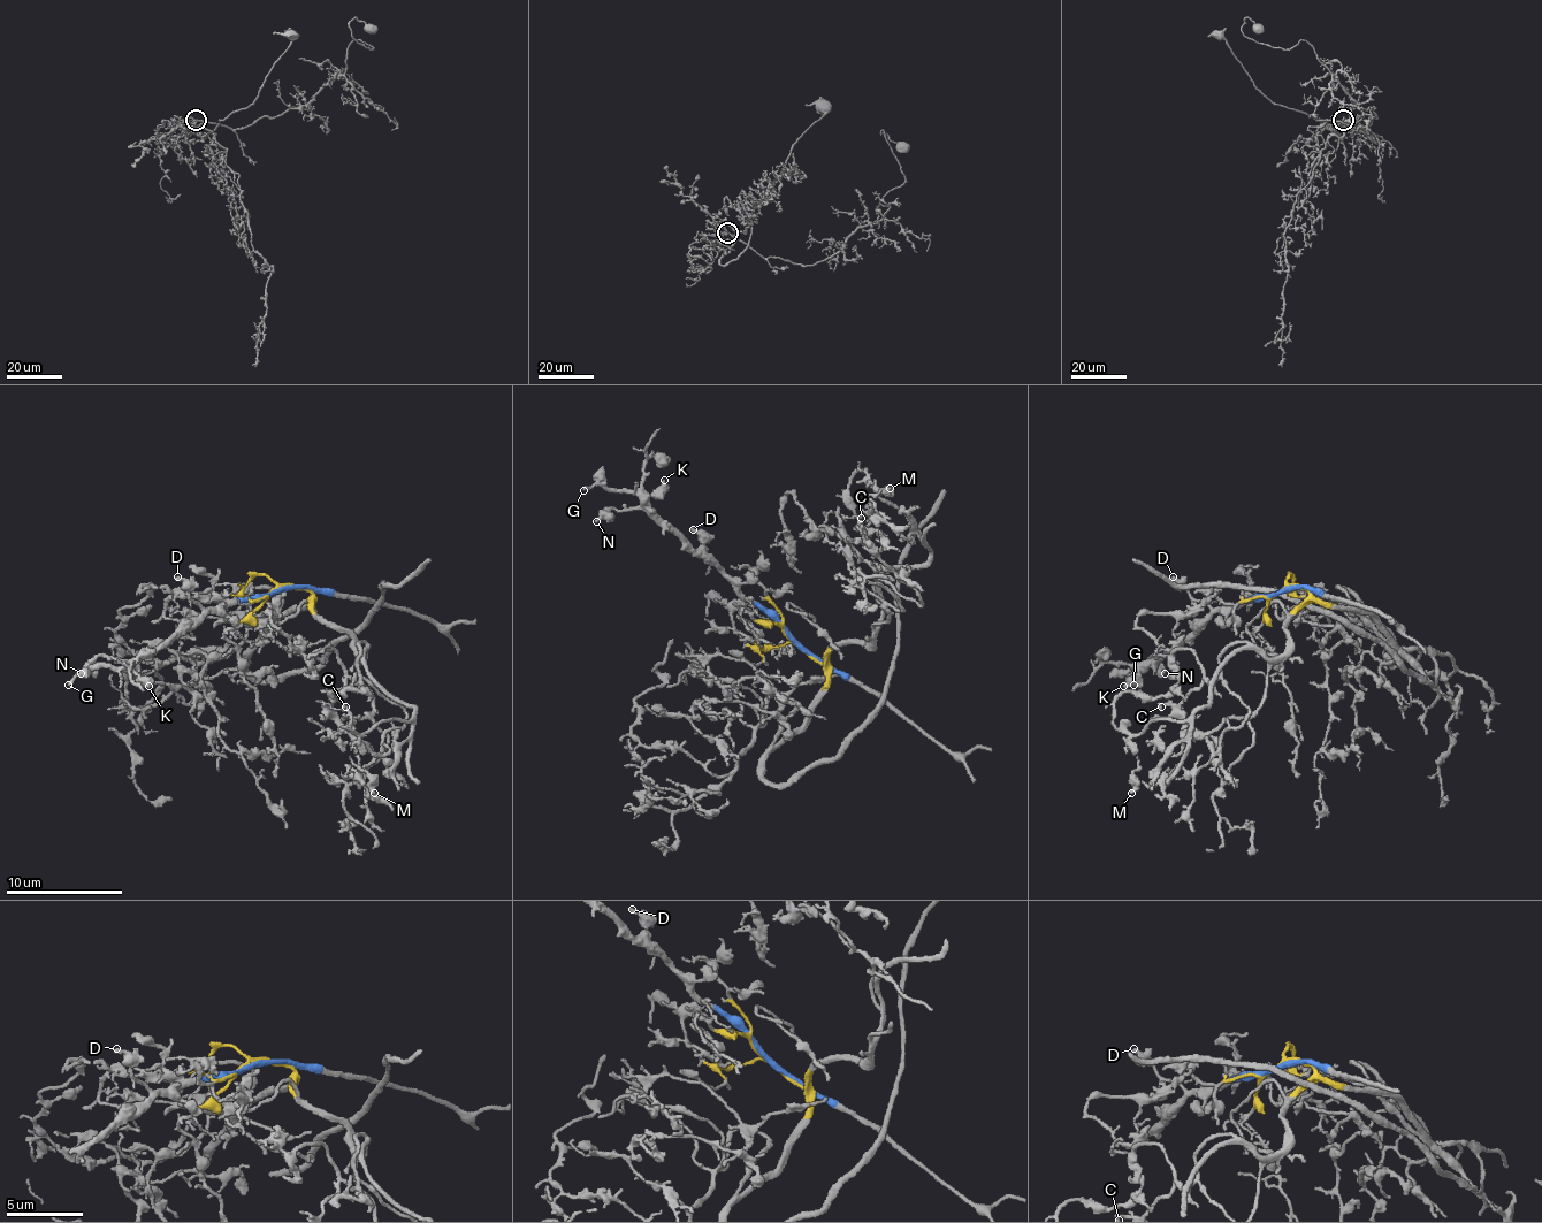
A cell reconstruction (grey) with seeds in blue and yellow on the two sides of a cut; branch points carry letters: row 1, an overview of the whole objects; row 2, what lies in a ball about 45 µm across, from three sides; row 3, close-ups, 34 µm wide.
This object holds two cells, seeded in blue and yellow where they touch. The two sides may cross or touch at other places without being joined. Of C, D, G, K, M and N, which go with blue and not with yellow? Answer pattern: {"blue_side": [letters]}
{"blue_side": ["D", "G", "K", "N"]}

